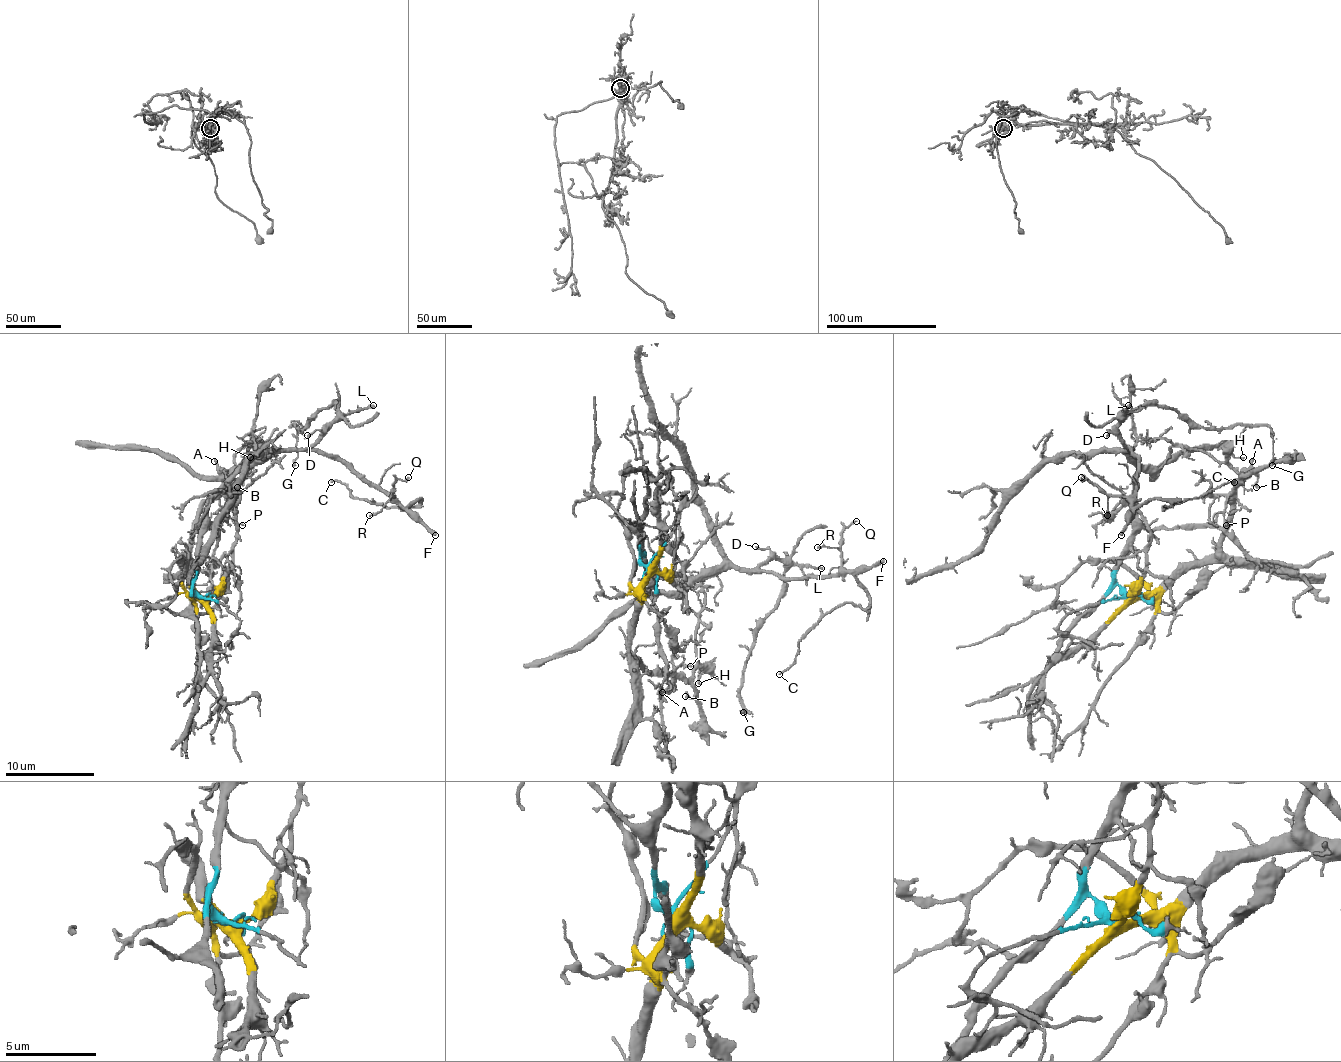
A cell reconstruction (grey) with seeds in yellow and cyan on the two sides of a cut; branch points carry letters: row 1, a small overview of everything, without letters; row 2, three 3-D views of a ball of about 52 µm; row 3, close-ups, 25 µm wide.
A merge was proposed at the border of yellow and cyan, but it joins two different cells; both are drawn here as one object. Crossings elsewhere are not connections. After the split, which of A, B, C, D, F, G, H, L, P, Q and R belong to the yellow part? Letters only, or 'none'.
A, B, H, P

